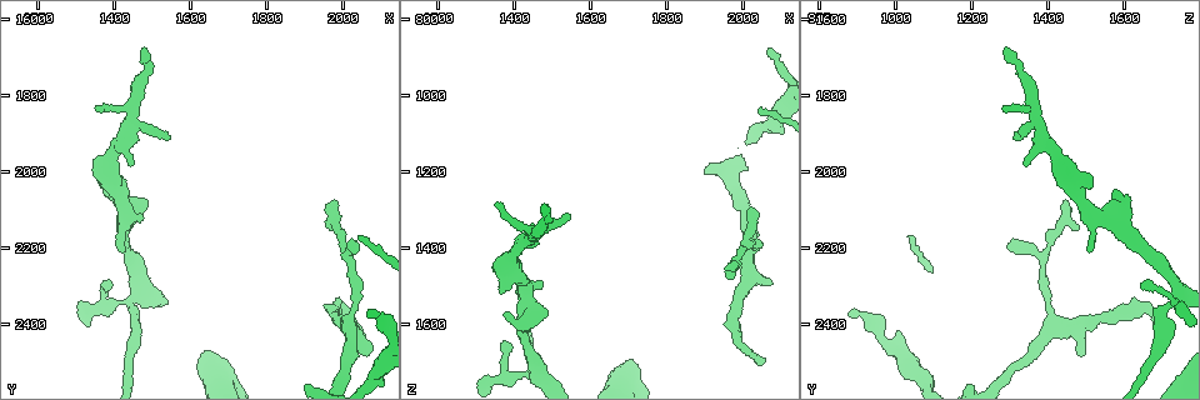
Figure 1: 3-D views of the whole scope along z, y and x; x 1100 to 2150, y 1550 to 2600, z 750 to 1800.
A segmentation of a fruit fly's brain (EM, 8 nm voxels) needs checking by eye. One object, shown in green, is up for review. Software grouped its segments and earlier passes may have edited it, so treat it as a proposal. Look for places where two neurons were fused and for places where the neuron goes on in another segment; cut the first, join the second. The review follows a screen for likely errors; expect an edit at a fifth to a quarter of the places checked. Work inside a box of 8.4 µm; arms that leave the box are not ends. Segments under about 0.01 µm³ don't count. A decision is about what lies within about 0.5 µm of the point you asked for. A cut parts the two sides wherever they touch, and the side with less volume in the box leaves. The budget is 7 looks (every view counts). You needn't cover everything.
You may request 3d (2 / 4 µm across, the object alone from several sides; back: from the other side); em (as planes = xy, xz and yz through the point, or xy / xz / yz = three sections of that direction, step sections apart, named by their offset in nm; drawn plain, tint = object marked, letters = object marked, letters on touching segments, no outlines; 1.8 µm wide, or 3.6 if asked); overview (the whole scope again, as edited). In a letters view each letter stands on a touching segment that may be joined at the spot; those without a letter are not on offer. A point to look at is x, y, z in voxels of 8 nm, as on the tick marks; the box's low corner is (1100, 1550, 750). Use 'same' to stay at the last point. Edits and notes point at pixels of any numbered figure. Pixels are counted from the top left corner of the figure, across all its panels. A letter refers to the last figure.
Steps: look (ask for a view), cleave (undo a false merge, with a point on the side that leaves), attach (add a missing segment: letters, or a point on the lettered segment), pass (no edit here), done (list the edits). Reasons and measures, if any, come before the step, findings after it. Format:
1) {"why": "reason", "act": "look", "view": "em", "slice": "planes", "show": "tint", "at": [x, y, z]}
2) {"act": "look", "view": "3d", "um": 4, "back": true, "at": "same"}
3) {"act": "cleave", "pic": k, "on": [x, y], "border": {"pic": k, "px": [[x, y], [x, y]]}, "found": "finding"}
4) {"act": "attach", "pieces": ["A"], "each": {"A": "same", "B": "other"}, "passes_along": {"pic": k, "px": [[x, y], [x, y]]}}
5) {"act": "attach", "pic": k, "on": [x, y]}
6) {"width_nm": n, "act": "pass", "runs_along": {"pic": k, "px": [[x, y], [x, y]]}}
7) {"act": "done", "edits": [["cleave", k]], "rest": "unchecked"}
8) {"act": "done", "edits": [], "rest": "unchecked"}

{"why": "an open end", "act": "look", "view": "em", "slice": "planes", "show": "letters", "at": [1475, 1670, 1290]}

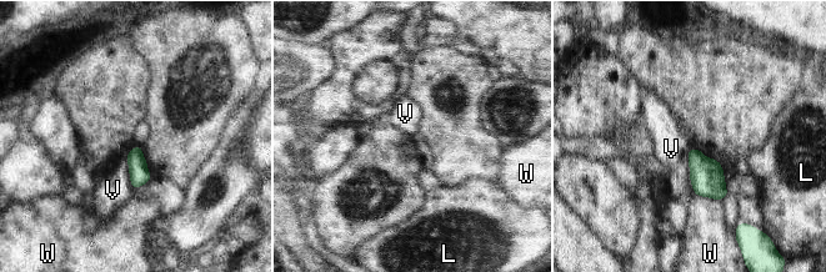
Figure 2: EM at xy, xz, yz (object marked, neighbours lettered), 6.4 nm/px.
{"longest_contact_nm": ["V", 260], "act": "pass", "each": {"L": "other", "V": "other", "W": "other"}, "border": {"pic": 2, "px": [[689, 147], [689, 181], [692, 187]]}, "found": "none of them fits"}

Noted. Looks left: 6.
{"why": "four or more arms meet", "act": "look", "view": "em", "slice": "planes", "show": "plain", "at": [1445, 2340, 1735]}

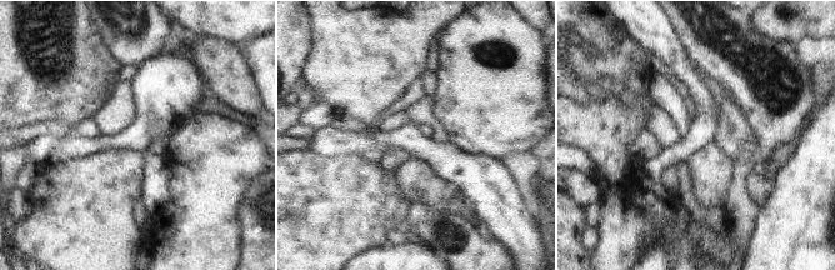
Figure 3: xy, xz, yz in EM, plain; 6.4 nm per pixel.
{"act": "look", "view": "em", "slice": "planes", "show": "tint", "at": "same"}

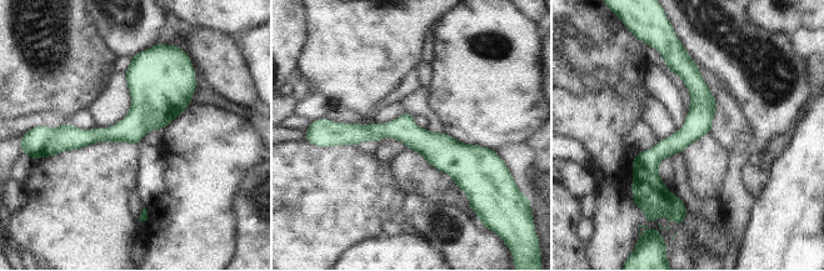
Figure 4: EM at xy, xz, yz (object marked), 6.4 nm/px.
{"act": "look", "view": "em", "slice": "planes", "show": "letters", "at": "same"}

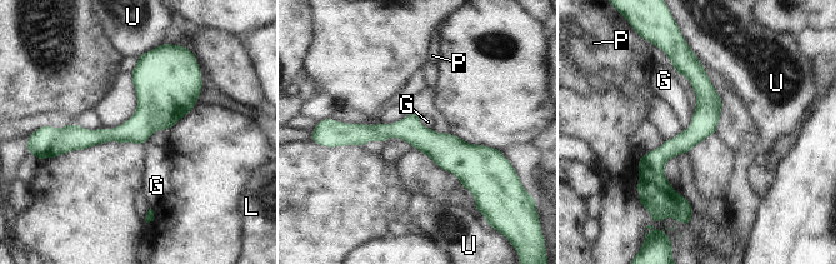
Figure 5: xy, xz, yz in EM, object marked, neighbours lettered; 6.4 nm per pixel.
{"width_nm": 170, "act": "pass", "each": {"G": "other", "L": "other", "P": "other", "U": "other"}, "runs_along": {"pic": 5, "px": [[343, 125], [490, 150]]}, "found": "continuous, no second neuron"}

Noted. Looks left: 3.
{"why": "free end", "act": "look", "view": "em", "slice": "planes", "show": "letters", "at": [2020, 2180, 1310]}

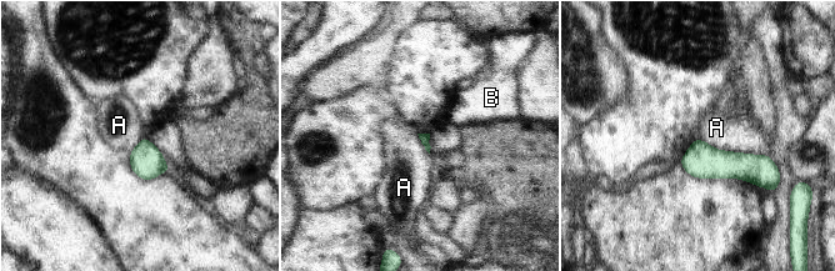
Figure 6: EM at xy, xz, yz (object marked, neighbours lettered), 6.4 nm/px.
{"act": "pass", "each": {"A": "other", "B": "other"}, "border": {"pic": 6, "px": [[696, 137], [719, 149], [769, 156]]}, "found": "none of them fits"}

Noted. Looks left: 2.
{"act": "done", "edits": [], "rest": "unchecked"}

